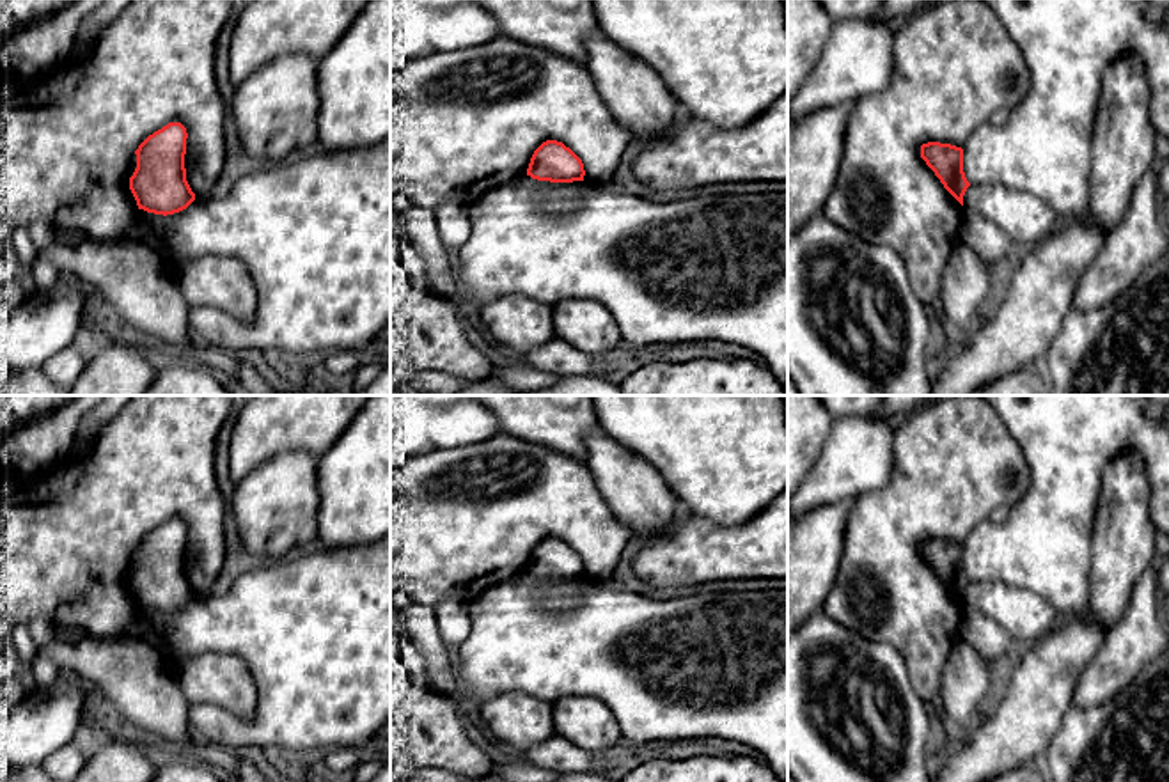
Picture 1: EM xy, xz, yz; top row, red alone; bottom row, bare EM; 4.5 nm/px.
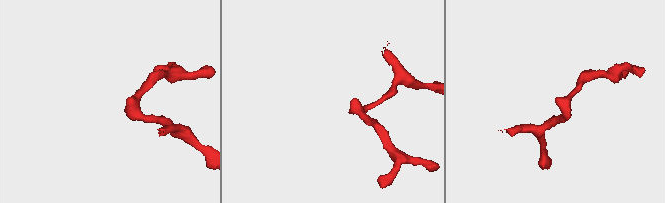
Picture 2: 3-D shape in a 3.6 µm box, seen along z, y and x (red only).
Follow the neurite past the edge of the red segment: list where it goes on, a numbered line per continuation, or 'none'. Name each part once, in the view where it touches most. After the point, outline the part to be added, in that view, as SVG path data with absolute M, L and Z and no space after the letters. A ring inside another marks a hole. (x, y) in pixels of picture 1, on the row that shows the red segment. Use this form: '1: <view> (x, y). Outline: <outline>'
none

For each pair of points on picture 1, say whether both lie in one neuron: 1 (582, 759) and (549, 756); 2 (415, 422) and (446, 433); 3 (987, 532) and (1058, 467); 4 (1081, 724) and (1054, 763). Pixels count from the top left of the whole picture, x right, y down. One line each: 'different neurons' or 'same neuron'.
1: same neuron
2: different neurons
3: same neuron
4: same neuron

